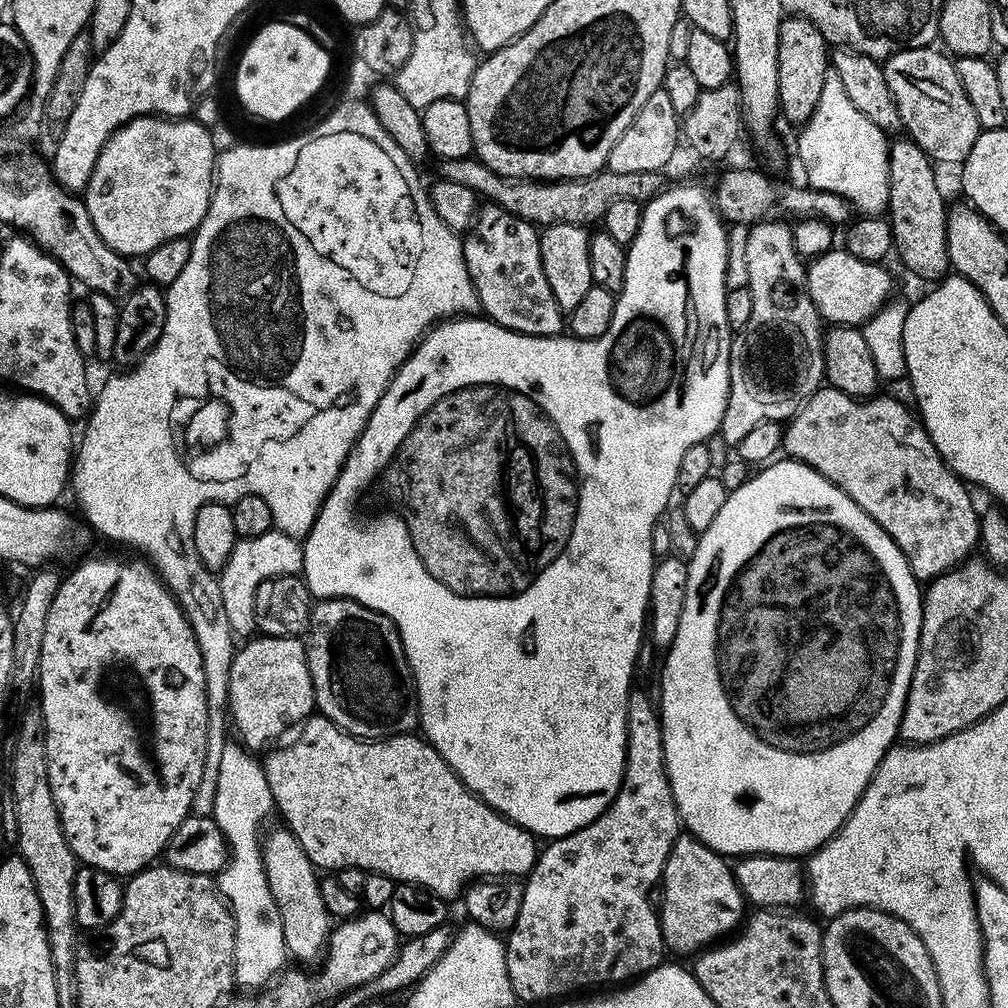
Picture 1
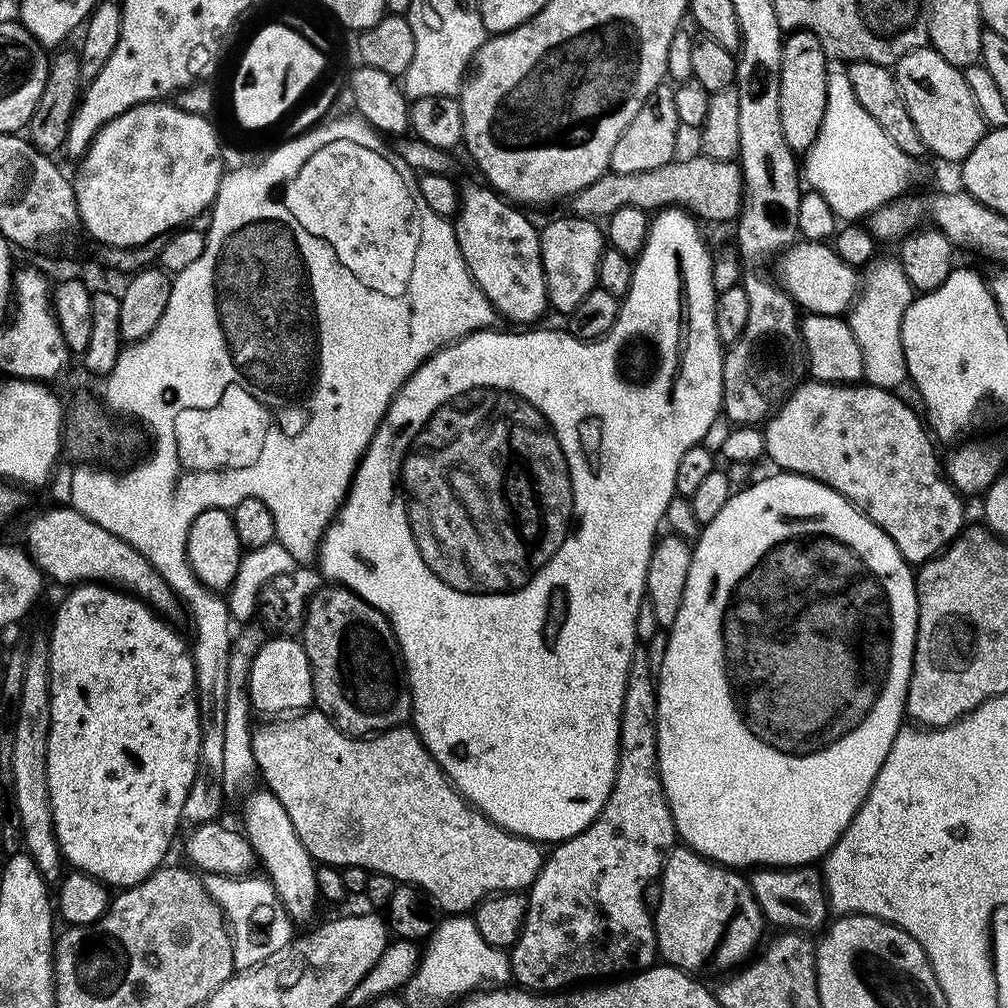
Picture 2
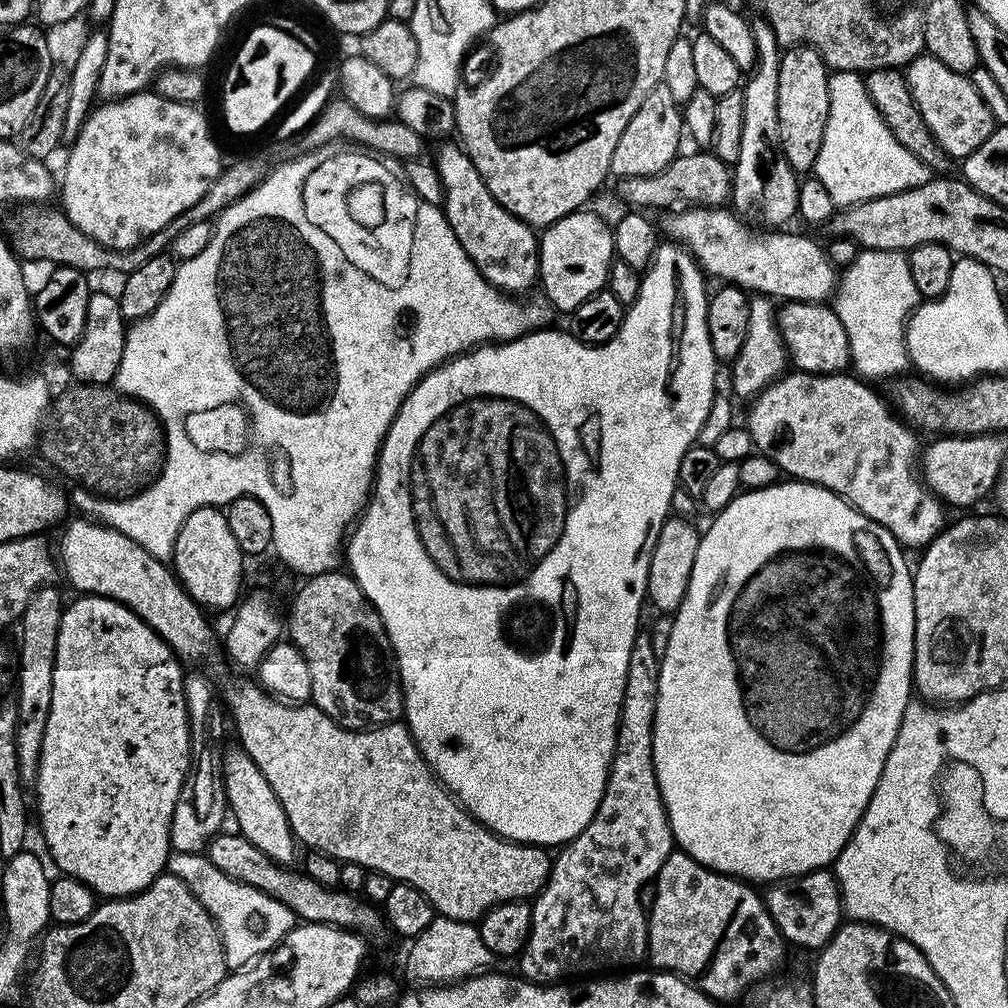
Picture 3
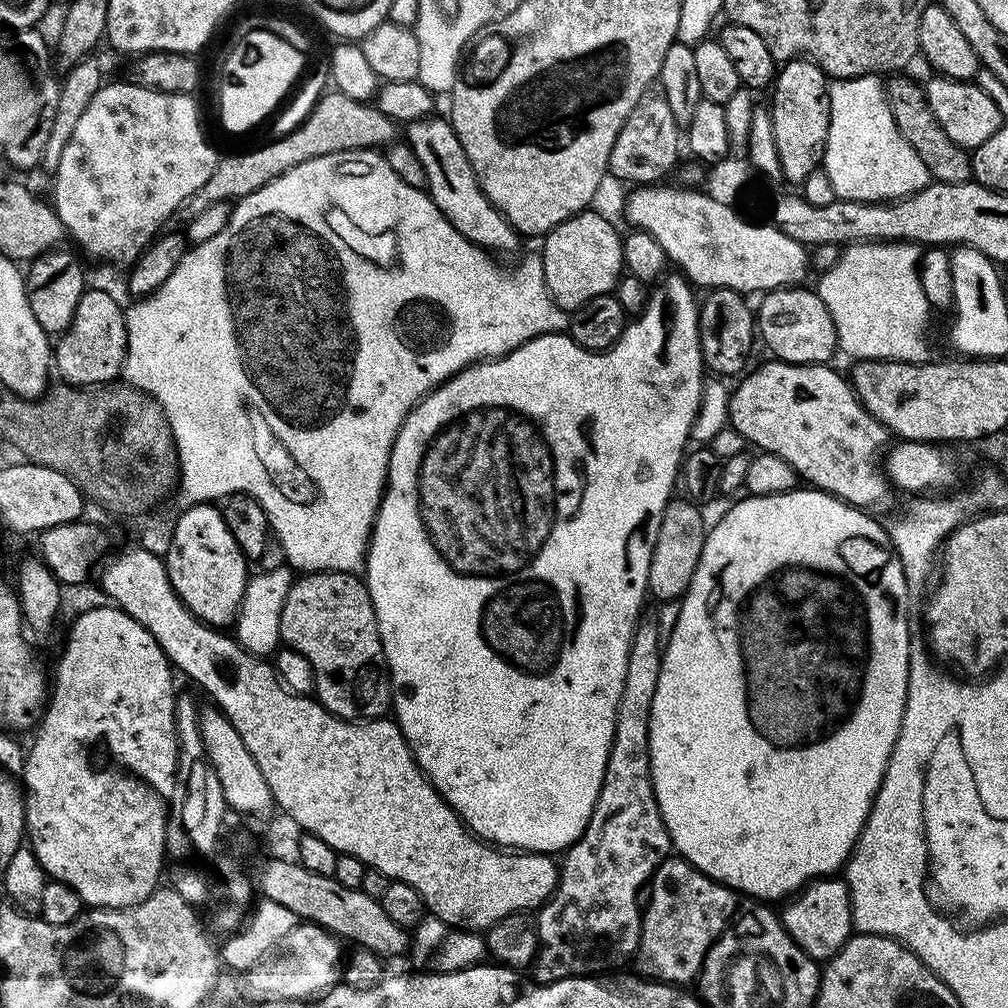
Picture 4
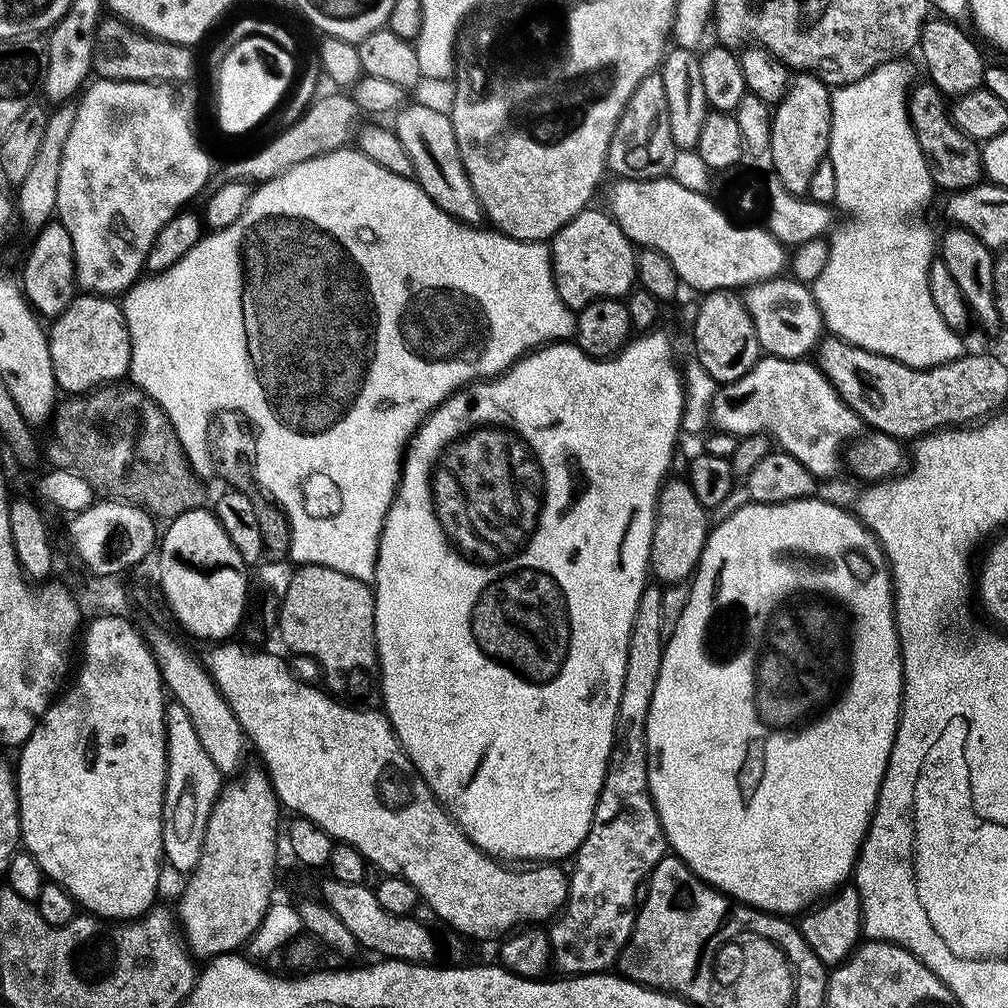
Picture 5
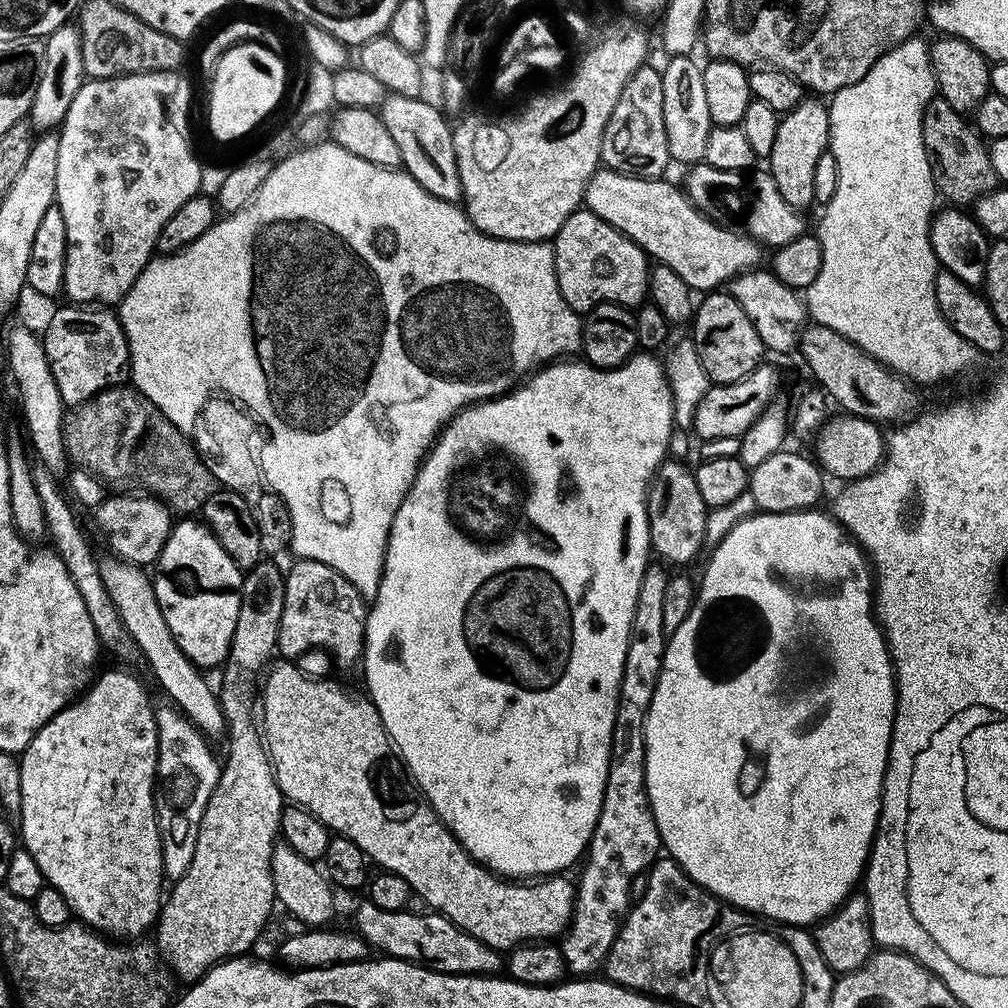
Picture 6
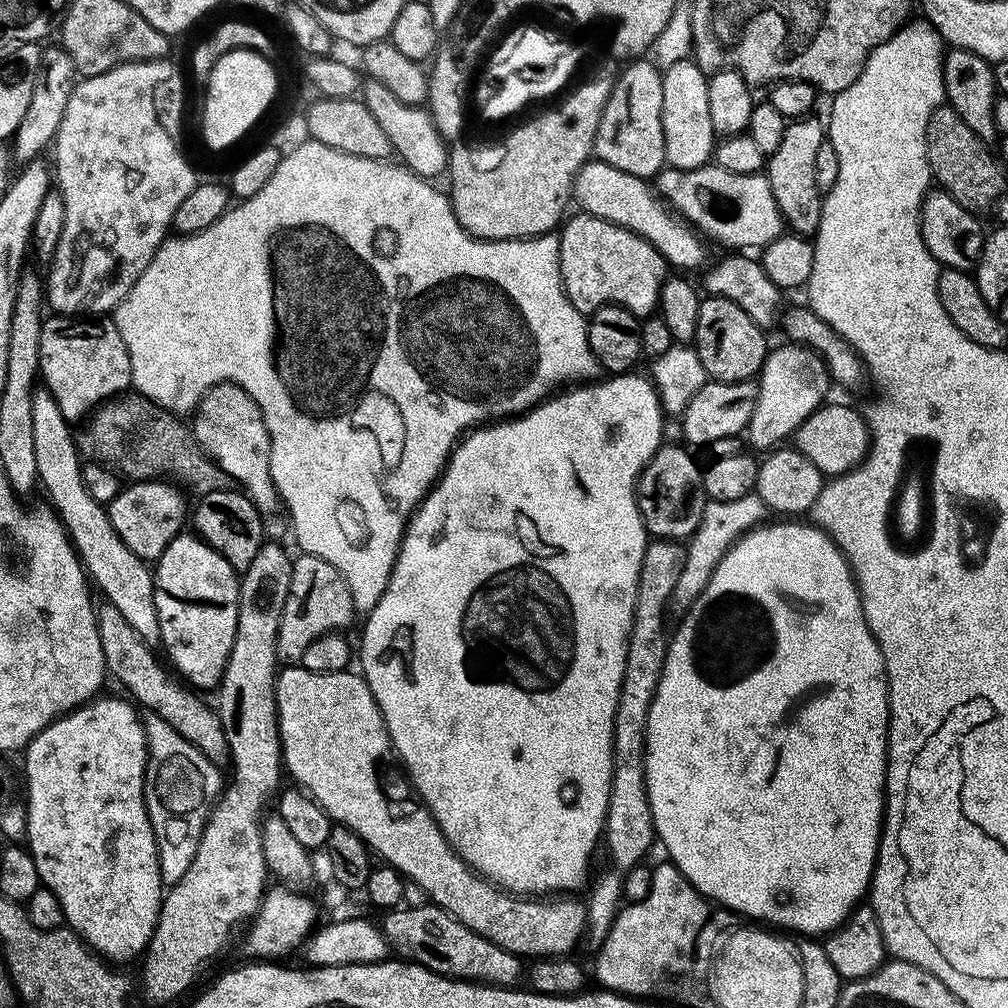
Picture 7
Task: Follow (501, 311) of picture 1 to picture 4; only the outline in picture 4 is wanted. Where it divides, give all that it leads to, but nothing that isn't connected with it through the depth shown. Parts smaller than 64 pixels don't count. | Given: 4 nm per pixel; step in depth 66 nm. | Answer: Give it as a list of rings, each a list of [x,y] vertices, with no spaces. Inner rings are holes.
[[[425,118],[415,120],[407,125],[407,144],[418,154],[418,162],[422,162],[422,170],[426,170],[426,189],[429,198],[438,206],[438,210],[471,244],[489,253],[521,251],[521,233],[512,227],[511,222],[498,211],[486,198],[470,162],[466,158],[466,150],[462,150],[462,142],[458,142],[458,134],[454,134],[451,123],[447,119],[434,120]]]

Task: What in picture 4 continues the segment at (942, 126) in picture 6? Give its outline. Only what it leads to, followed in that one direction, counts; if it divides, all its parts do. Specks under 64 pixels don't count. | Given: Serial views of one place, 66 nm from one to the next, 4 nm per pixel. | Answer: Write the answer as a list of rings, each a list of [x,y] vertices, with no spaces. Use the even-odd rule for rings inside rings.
[[[892,74],[886,80],[888,105],[902,138],[906,138],[906,142],[914,146],[914,154],[918,154],[918,158],[926,162],[926,170],[933,181],[942,184],[969,183],[972,180],[972,157],[969,149],[958,146],[958,142],[950,142],[946,130],[938,126],[938,118],[934,118],[930,110],[923,87],[904,75],[908,74]]]

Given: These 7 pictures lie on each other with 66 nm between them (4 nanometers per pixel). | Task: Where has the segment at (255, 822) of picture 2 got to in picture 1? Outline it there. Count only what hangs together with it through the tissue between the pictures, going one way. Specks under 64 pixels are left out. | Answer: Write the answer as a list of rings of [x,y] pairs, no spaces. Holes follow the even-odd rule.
[[[279,827],[269,836],[267,833],[262,840],[264,869],[270,894],[282,918],[282,938],[287,955],[291,959],[293,956],[294,959],[301,960],[301,965],[315,965],[323,957],[328,946],[330,917],[326,906],[322,906],[317,869],[310,862],[306,850],[302,850],[302,846],[297,842],[296,835],[288,831],[287,827]]]

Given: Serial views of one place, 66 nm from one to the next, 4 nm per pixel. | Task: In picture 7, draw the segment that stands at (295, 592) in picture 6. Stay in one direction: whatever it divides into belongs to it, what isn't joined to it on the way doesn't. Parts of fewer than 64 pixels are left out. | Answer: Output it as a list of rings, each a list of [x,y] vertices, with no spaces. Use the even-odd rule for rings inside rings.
[[[297,555],[292,562],[290,594],[286,594],[286,606],[282,610],[282,622],[278,630],[277,657],[284,662],[300,661],[310,642],[329,634],[343,633],[344,627],[356,615],[350,586],[346,586],[342,574],[338,574],[338,570],[322,558]]]

